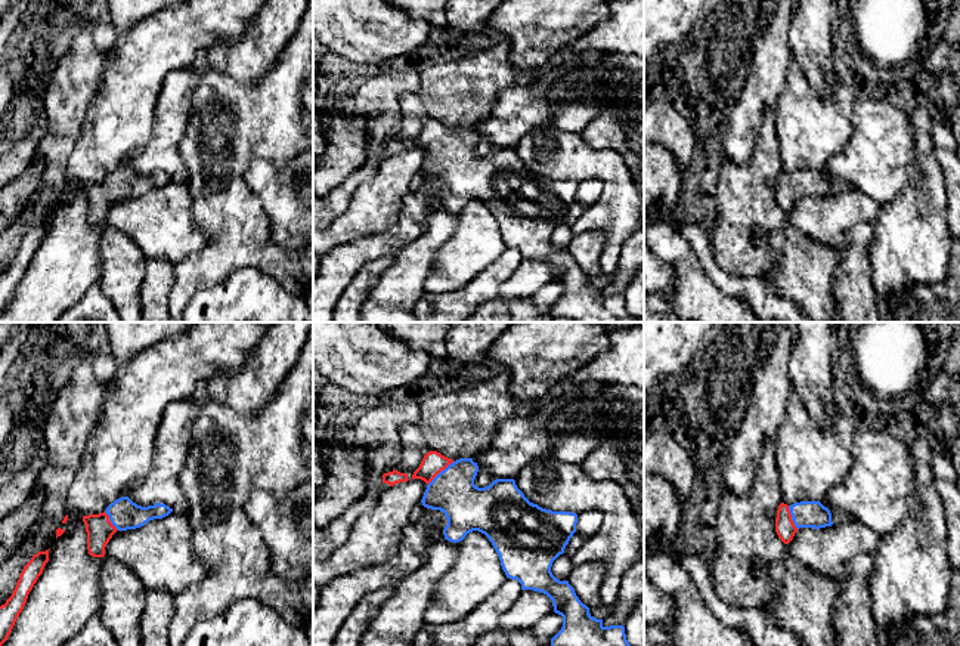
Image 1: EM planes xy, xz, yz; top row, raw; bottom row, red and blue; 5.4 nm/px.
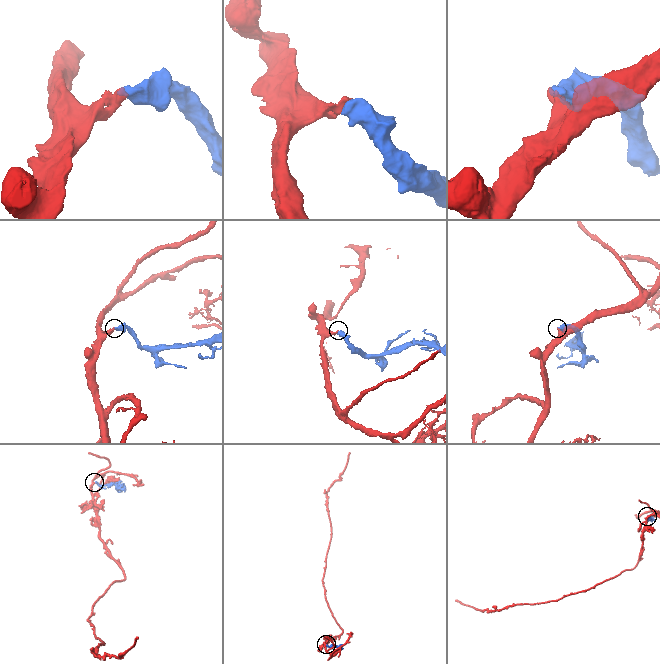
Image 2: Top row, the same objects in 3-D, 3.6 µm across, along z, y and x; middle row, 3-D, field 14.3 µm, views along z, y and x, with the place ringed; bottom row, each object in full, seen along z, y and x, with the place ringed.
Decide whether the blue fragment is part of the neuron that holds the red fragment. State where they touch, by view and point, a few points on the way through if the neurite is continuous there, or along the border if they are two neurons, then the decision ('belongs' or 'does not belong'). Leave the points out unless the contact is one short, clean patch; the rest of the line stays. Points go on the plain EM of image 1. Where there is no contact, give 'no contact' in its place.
meets red in xz at (440, 139); runs through xz (433, 132), (440, 139), (451, 158), (467, 176); belongs

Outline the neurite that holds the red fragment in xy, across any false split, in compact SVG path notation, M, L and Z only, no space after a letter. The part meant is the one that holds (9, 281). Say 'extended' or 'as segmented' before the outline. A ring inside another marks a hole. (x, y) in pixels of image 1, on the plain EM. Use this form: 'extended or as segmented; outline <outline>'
as segmented; outline M49 219L34 223L24 235L12 265L6 269L4 273L0 275L0 315L12 302L12 297L27 272L28 263L37 251L38 245L43 242L47 231Z

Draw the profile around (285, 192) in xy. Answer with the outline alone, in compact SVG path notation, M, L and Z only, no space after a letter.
M313 148L284 167L254 157L245 182L260 200L278 245L301 251L313 242Z

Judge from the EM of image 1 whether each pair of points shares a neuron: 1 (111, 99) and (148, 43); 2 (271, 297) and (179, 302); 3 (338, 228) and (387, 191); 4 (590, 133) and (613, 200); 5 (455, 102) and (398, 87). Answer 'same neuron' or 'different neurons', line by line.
1: same neuron
2: different neurons
3: same neuron
4: different neurons
5: different neurons

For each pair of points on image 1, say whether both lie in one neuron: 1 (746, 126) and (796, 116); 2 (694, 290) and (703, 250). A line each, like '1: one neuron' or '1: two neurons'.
1: two neurons
2: two neurons

